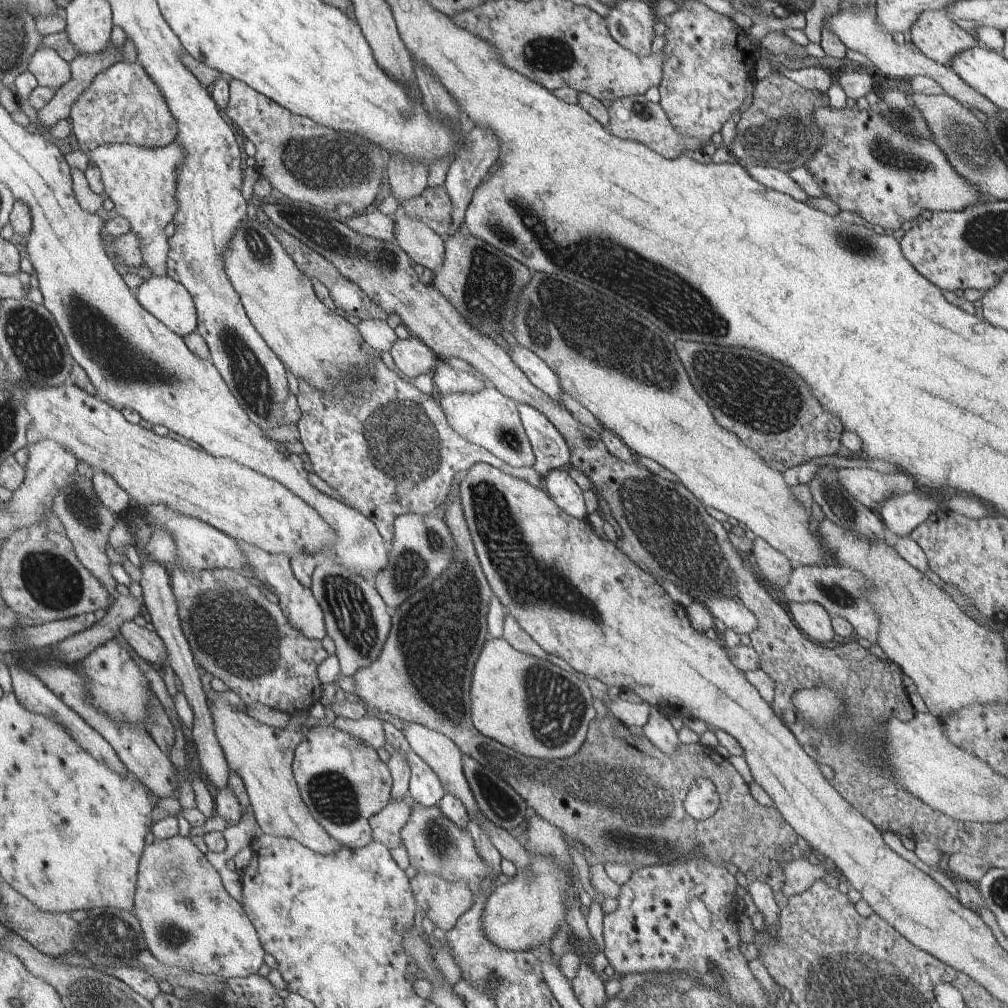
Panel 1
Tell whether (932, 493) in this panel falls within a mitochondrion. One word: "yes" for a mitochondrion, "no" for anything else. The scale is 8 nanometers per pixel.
no

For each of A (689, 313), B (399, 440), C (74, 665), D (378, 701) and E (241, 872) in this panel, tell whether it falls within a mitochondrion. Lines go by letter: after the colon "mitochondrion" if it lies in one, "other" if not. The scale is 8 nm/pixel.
A: mitochondrion
B: mitochondrion
C: other
D: other
E: other

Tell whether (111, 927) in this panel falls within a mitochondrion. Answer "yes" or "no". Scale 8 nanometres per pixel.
yes

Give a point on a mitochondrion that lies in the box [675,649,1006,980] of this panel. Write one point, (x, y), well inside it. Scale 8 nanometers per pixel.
(842, 749)

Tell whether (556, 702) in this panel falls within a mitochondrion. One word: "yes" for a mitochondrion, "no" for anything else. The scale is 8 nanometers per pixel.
yes

